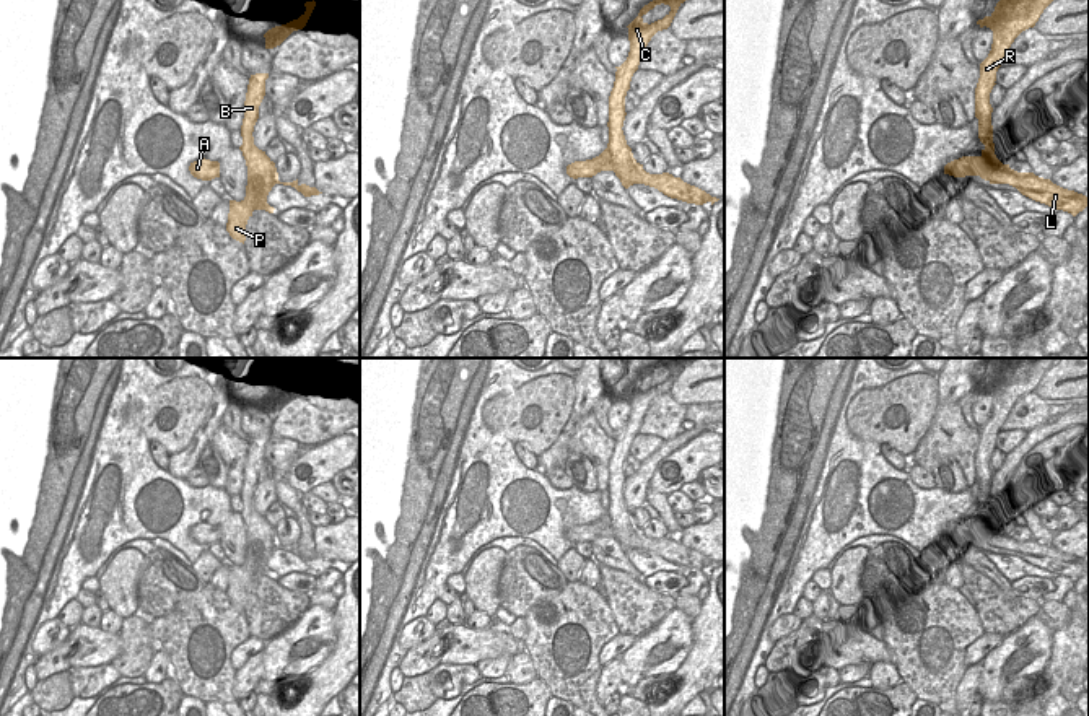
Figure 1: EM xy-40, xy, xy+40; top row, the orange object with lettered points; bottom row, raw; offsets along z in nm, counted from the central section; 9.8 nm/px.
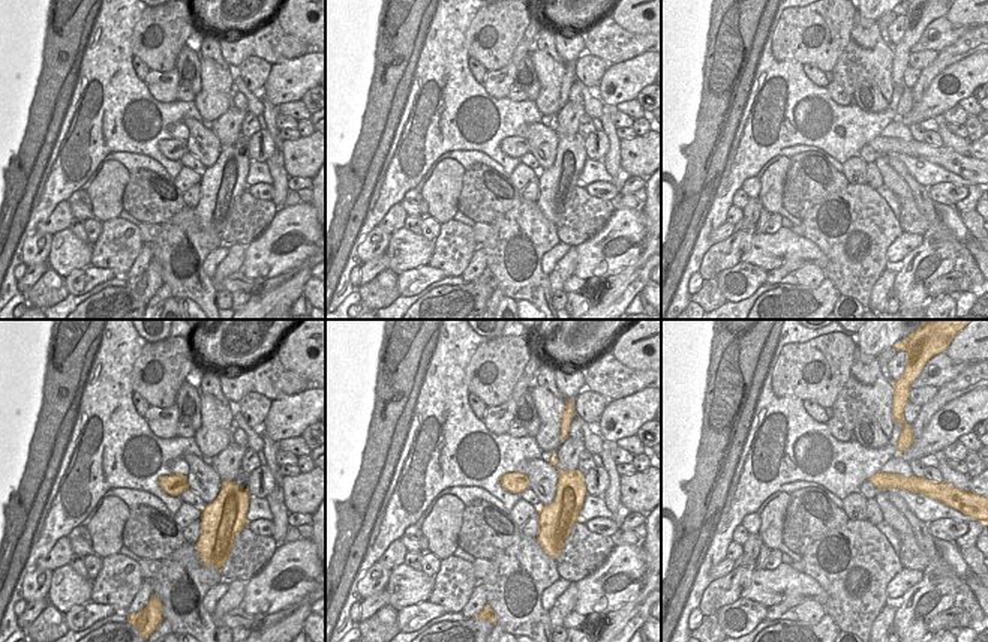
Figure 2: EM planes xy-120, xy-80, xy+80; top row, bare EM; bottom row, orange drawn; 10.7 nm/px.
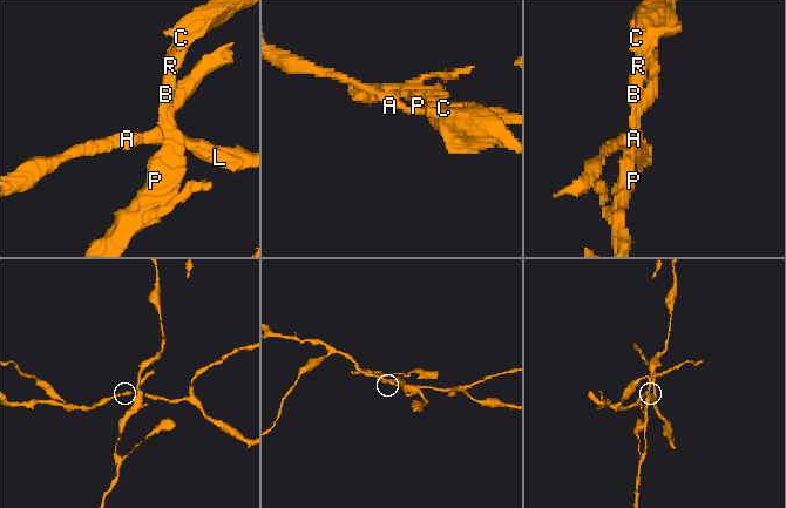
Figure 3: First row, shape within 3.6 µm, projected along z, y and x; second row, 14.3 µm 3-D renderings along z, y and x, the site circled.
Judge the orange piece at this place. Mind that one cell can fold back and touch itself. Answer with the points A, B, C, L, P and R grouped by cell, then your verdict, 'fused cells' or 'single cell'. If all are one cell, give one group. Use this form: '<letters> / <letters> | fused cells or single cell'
A L / B C P R | fused cells

